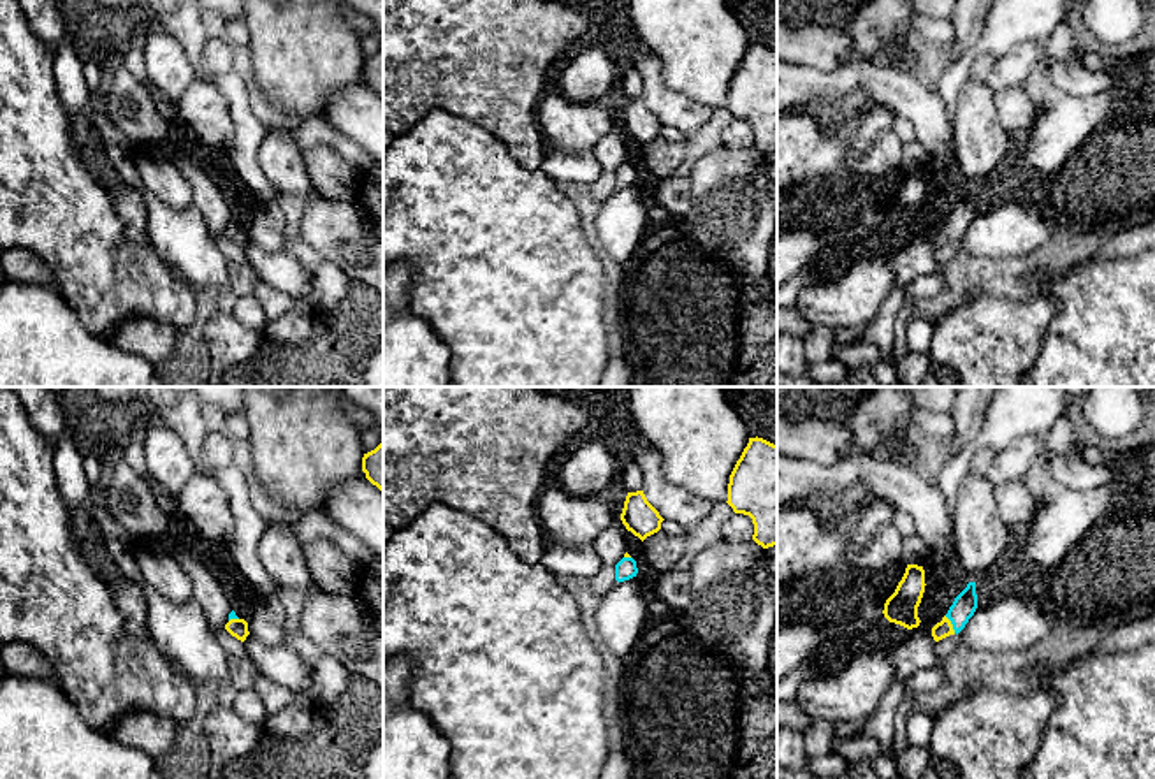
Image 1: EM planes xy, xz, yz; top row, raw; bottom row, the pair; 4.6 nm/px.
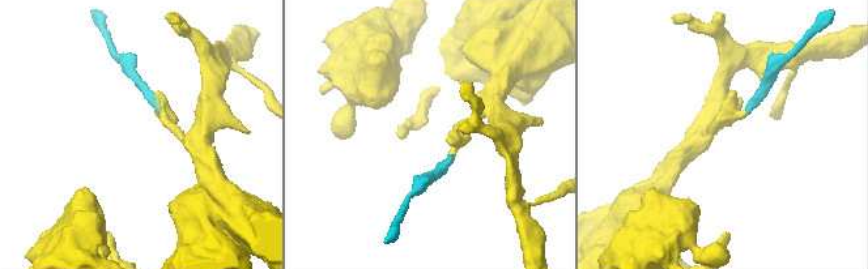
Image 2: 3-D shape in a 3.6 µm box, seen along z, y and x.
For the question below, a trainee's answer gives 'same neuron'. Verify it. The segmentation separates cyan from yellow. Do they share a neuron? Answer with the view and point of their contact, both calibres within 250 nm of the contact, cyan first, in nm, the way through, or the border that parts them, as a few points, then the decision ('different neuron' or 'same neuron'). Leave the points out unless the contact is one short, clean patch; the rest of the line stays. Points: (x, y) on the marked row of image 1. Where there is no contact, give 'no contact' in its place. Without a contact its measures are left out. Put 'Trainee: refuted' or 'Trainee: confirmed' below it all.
contact yz (951, 623); calibres 110 and 80 nm; way yz (966, 604), (951, 623), (944, 628); same neuron
Trainee: confirmed

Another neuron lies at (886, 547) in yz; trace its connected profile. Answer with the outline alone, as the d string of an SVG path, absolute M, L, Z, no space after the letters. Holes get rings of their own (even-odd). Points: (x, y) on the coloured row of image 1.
M890 526L884 528L867 547L854 556L854 564L863 572L877 572L890 563L900 561L904 538Z

